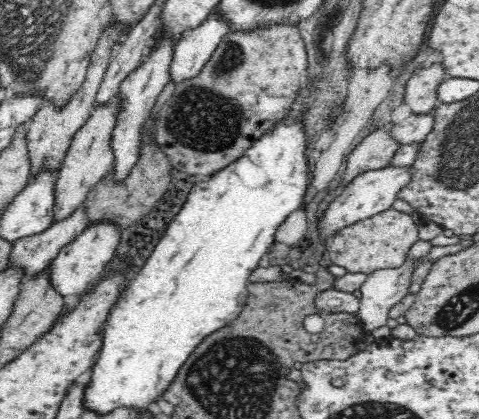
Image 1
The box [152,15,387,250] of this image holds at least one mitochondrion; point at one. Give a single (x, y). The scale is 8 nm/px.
(202, 119)

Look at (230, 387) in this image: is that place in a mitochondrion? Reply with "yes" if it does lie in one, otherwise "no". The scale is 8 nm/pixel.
yes

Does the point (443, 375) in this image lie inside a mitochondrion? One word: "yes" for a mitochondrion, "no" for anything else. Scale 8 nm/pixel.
no

